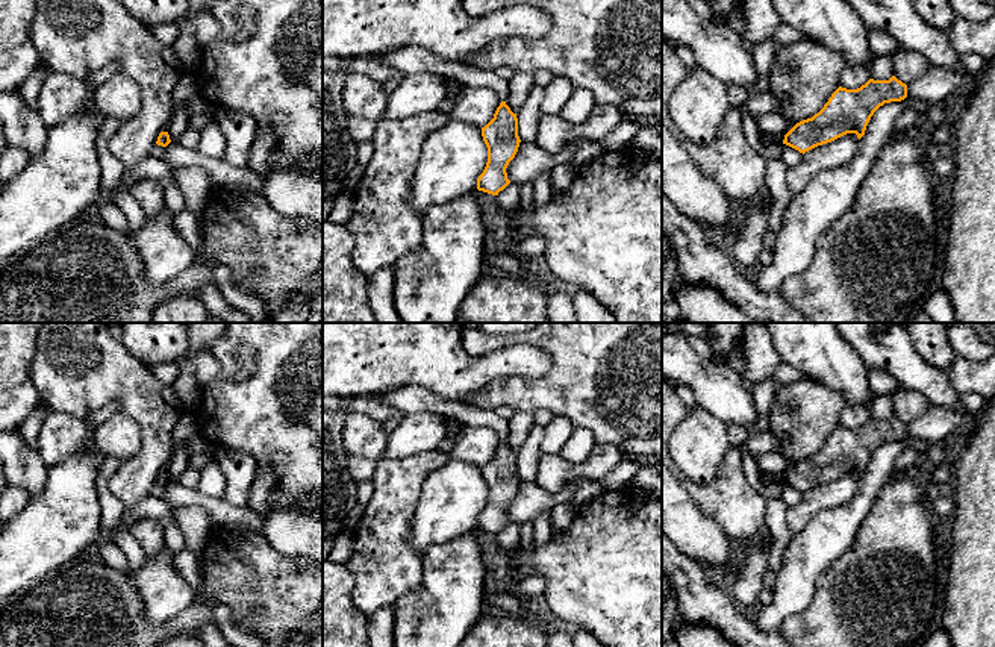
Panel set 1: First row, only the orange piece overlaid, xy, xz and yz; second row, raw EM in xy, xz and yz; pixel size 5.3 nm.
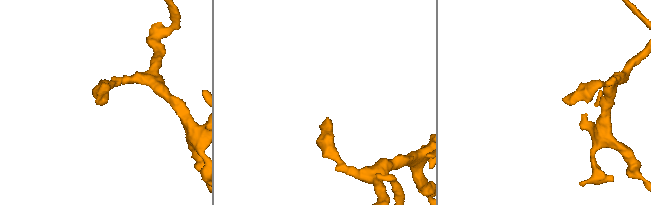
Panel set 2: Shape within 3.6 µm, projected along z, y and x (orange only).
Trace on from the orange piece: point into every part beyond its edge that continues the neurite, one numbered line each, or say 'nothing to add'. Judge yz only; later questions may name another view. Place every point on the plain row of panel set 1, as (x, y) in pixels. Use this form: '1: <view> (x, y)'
nothing to add

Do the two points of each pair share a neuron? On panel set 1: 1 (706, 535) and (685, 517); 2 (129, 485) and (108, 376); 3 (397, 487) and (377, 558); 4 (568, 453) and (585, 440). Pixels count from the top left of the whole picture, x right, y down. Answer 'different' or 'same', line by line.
1: same
2: same
3: same
4: same

